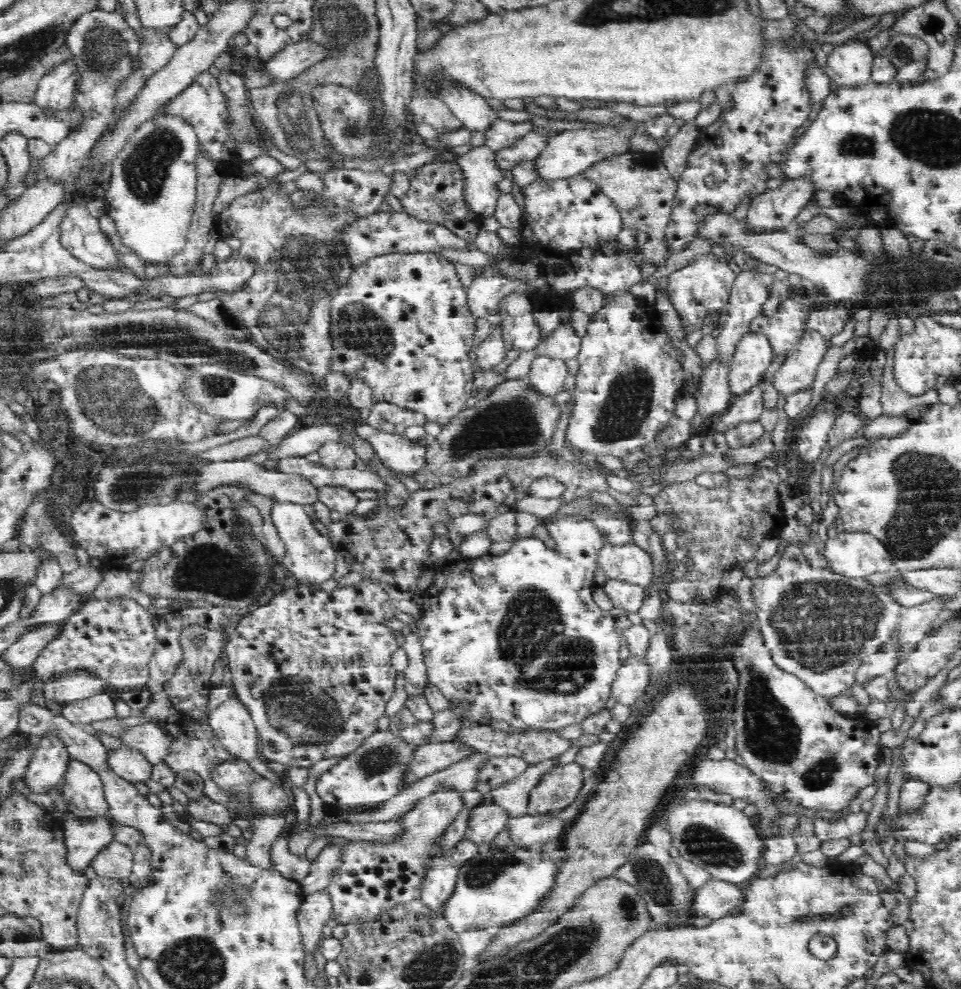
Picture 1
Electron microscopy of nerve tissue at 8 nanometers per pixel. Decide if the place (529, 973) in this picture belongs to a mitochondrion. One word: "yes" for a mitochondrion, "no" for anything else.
yes

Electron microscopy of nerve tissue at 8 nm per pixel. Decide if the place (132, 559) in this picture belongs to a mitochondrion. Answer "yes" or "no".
no

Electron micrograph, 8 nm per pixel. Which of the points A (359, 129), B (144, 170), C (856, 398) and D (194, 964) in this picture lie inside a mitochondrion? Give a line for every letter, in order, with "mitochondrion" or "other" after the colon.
A: mitochondrion
B: mitochondrion
C: other
D: mitochondrion

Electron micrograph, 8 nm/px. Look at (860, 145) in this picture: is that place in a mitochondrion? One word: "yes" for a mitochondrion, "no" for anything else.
yes

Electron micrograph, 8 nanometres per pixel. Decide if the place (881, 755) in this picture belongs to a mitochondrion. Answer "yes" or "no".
no

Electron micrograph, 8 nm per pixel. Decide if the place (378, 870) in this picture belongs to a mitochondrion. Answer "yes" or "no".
no

